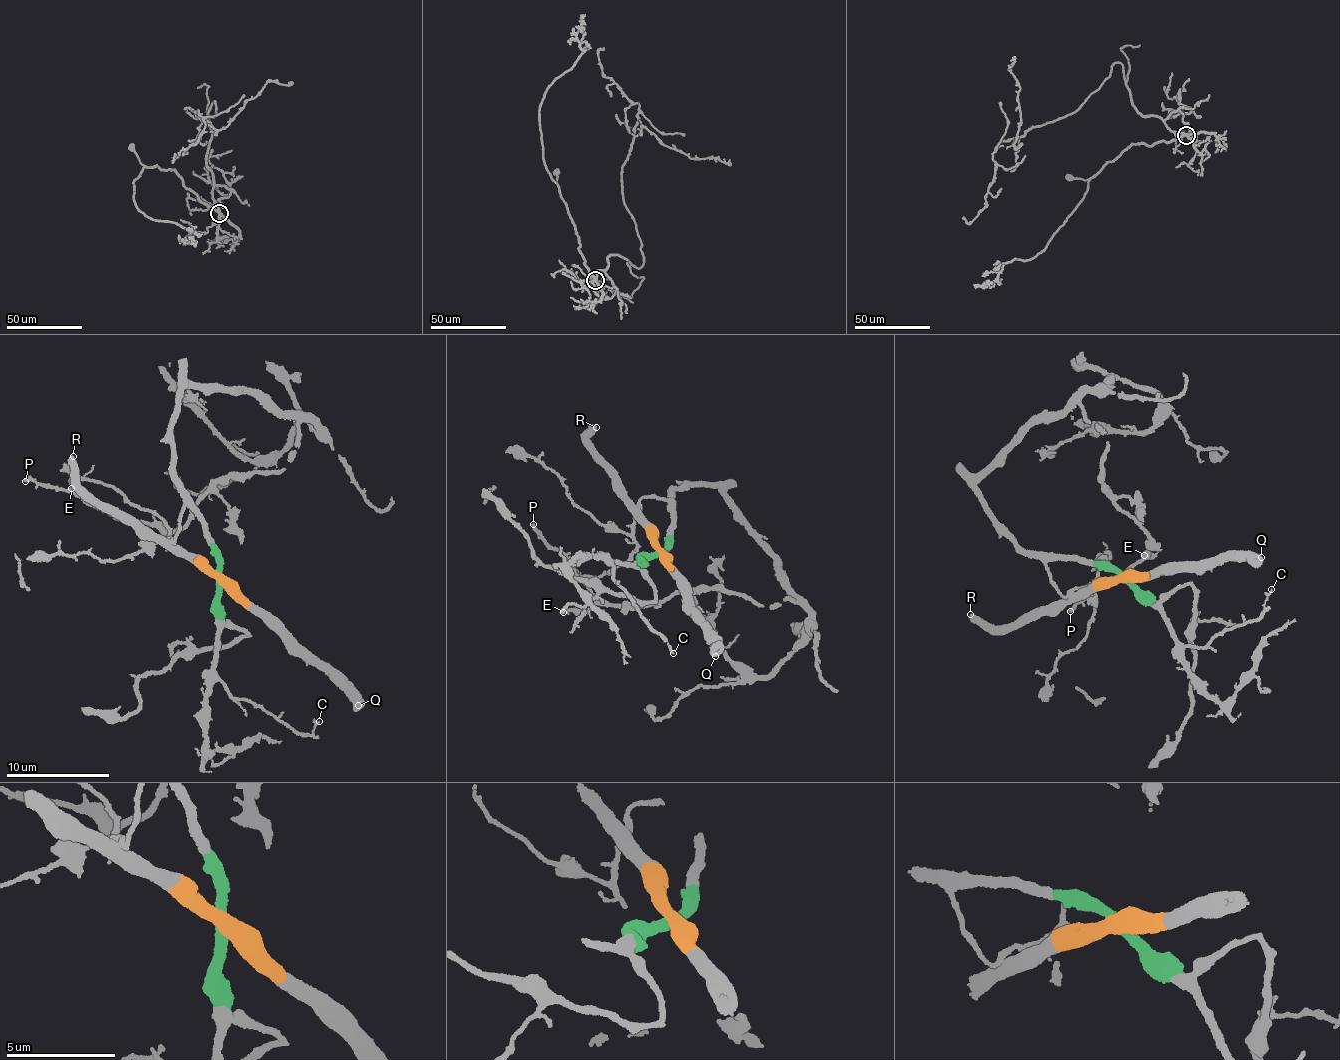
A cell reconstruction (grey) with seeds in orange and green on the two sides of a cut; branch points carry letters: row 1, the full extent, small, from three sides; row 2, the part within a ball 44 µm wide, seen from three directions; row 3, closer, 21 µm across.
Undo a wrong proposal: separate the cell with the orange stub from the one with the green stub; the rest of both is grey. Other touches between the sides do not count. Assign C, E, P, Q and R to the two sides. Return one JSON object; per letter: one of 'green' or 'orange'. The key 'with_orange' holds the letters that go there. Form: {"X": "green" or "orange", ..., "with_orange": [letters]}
{"C": "green", "E": "green", "P": "green", "Q": "orange", "R": "orange", "with_orange": ["Q", "R"]}

